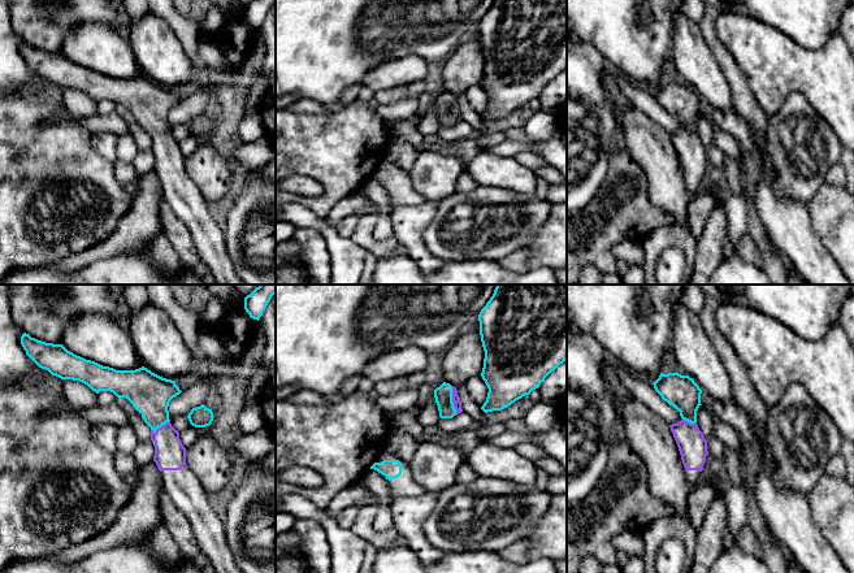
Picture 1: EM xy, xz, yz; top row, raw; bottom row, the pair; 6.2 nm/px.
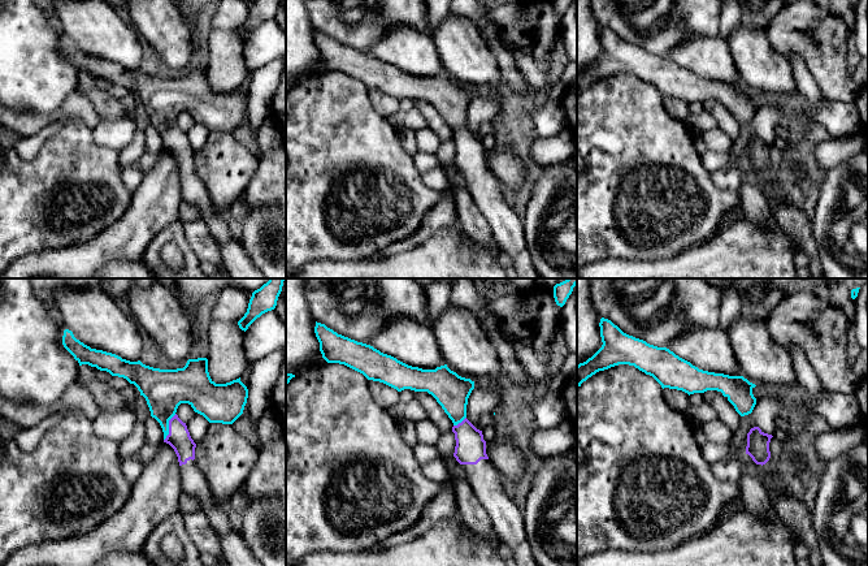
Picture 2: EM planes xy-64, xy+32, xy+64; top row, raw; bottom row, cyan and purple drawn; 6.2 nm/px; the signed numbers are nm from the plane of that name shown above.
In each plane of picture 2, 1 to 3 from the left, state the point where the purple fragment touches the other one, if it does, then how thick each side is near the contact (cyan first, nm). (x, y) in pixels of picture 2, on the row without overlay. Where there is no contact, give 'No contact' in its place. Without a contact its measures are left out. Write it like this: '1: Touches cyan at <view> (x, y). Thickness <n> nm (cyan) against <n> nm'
1: Touches cyan at xy-64 (168, 135). Thickness 260 nm (cyan) against 140 nm
2: Touches cyan at xy+32 (459, 130). Thickness 220 nm (cyan) against 190 nm
3: No contact

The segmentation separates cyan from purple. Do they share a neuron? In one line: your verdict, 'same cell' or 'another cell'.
same cell

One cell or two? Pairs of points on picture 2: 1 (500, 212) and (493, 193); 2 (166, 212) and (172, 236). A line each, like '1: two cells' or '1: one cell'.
1: one cell
2: two cells

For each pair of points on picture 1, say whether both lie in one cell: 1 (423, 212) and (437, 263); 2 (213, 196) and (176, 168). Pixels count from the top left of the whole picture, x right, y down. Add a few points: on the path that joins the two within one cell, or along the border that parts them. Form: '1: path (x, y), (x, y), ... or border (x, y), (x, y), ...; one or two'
1: path (416, 226), (416, 247), (423, 254); one
2: border (185, 157), (185, 172), (198, 187), (206, 203); two

